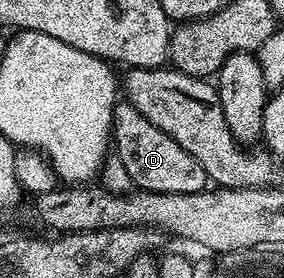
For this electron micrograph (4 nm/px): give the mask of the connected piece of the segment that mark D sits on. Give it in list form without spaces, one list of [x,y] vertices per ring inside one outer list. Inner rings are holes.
[[[123,100],[113,111],[113,150],[119,153],[117,162],[124,166],[126,177],[136,182],[140,191],[153,193],[197,193],[208,185],[205,168],[177,144],[161,128],[137,113],[130,102]]]

